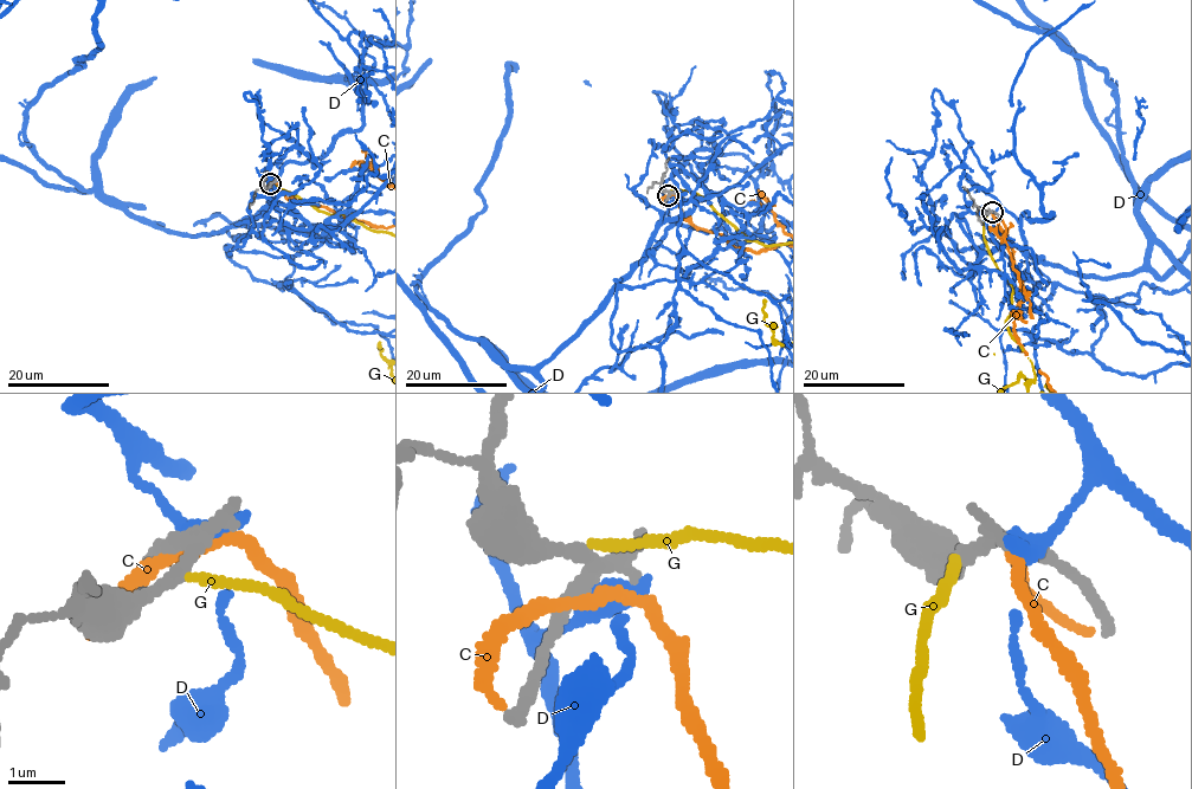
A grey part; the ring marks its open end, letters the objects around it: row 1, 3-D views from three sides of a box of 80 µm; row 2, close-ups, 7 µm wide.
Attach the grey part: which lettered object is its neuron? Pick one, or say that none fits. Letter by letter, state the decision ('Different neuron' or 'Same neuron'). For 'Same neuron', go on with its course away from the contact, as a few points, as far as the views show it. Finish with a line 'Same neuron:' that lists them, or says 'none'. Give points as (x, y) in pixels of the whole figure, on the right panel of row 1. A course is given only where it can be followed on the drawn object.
C: Same neuron
D: Different neuron
G: Different neuron
Same neuron: C

